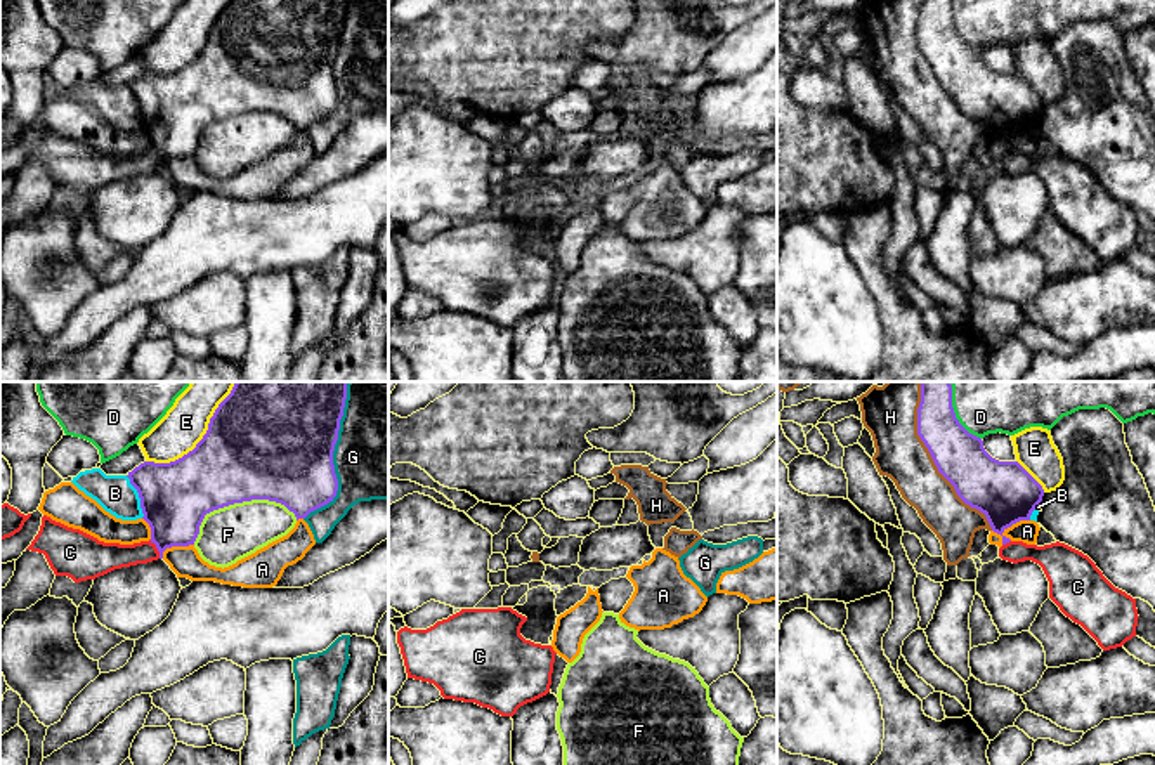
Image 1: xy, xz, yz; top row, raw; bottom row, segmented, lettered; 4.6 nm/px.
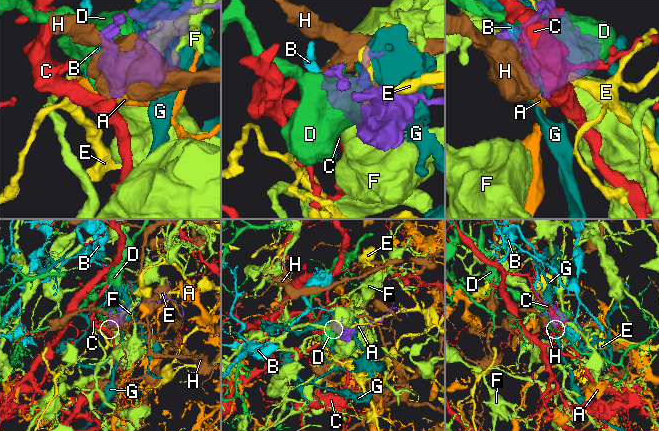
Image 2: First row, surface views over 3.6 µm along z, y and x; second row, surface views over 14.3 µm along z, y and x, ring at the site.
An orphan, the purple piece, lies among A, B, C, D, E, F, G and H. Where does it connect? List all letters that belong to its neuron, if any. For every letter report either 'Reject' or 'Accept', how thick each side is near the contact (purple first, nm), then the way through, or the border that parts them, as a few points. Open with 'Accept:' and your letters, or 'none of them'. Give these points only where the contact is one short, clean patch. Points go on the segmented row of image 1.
Accept: C
A: Reject. Thickness 280 nm (purple) against 110 nm
B: Reject. Thickness 320 nm (purple) against 170 nm
C: Accept. Thickness 320 nm (purple) against 140 nm. Path across: xy (176, 496), (174, 523), (156, 547), (139, 554), (104, 557)
D: Reject. Thickness 240 nm (purple) against 440 nm
E: Reject. Thickness 480 nm (purple) against 200 nm
F: Reject. Thickness 460 nm (purple) against 260 nm
G: Reject. Thickness 500 nm (purple) against 460 nm
H: Reject. Thickness 240 nm (purple) against 240 nm

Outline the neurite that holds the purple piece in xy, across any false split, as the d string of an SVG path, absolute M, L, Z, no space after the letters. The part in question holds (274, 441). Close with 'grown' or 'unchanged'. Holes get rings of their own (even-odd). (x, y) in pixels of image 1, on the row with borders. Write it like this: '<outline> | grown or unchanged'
M236 382L210 418L192 451L170 463L144 461L128 472L137 489L151 539L134 545L104 543L50 517L26 550L43 553L55 576L75 583L114 569L163 559L172 546L194 545L206 513L251 500L284 505L297 520L333 501L338 479L333 451L338 441L349 382Z | grown

